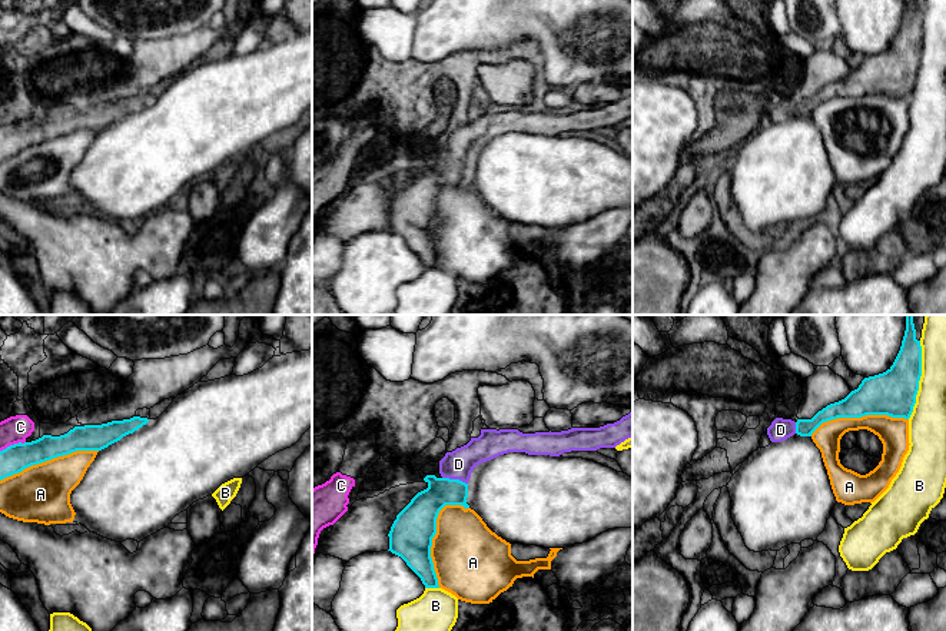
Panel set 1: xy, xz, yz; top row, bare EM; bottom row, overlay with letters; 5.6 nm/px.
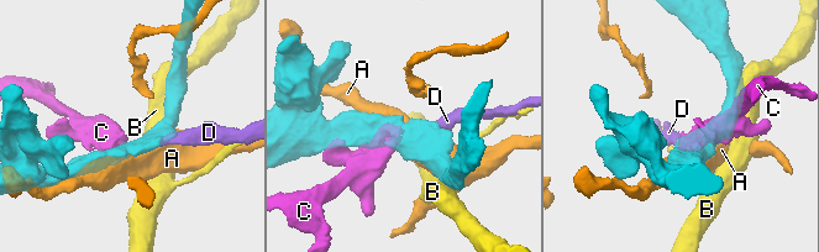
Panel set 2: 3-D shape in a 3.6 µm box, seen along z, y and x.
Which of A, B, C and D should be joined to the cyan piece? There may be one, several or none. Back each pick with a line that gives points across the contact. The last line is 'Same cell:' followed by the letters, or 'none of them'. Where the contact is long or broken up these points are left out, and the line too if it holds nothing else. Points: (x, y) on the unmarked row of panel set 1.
D: Path across: xz (422, 189), (455, 159), (455, 146), (458, 143)
Same cell: D

